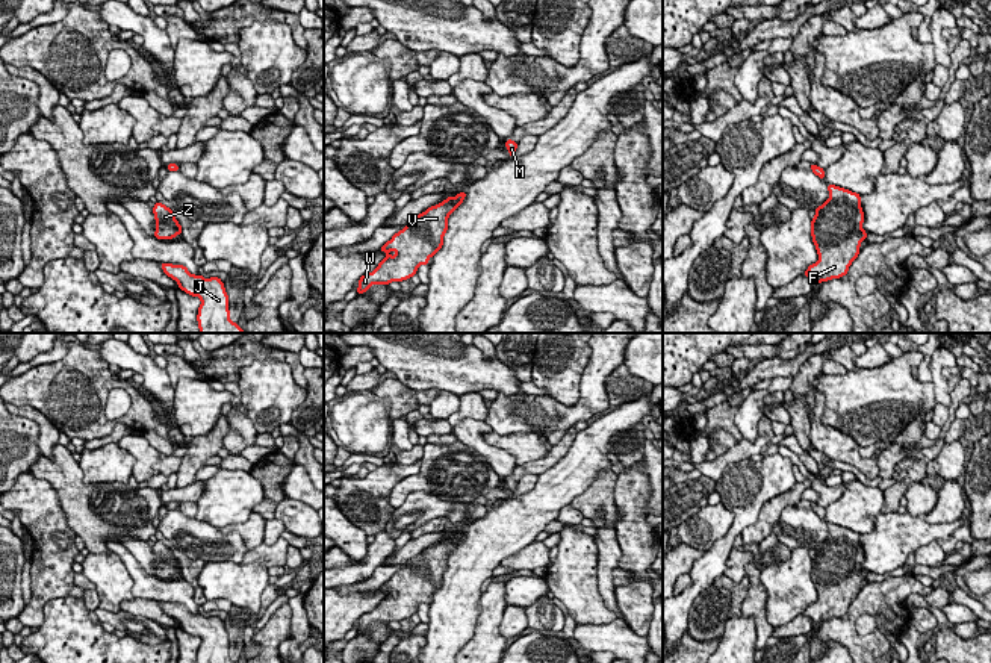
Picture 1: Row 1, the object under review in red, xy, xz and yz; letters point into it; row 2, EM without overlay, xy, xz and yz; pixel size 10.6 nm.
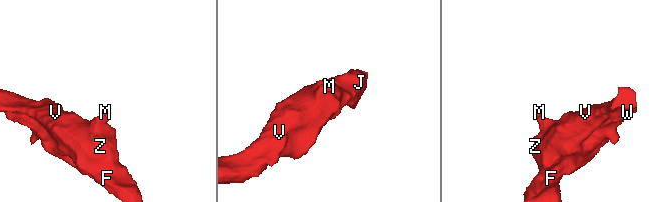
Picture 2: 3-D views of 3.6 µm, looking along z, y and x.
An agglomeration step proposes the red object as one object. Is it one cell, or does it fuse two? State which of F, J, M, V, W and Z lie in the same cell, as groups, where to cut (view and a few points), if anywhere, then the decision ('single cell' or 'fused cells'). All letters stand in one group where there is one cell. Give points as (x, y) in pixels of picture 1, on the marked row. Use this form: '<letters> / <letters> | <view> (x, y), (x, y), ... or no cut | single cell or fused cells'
F J M V W Z | no cut | single cell

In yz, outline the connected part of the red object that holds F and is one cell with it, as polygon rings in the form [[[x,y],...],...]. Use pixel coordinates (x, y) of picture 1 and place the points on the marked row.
[[[828,185],[828,191],[829,198],[814,210],[811,219],[819,260],[809,265],[803,275],[812,286],[846,275],[867,238],[862,229],[861,195],[835,185]]]

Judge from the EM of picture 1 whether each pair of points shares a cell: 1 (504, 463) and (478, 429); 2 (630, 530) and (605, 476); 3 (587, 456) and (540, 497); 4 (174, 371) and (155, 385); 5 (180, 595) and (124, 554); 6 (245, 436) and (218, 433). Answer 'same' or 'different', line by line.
1: same
2: different
3: same
4: different
5: same
6: different

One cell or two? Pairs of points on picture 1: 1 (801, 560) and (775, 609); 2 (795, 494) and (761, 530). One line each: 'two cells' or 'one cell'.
1: one cell
2: one cell

